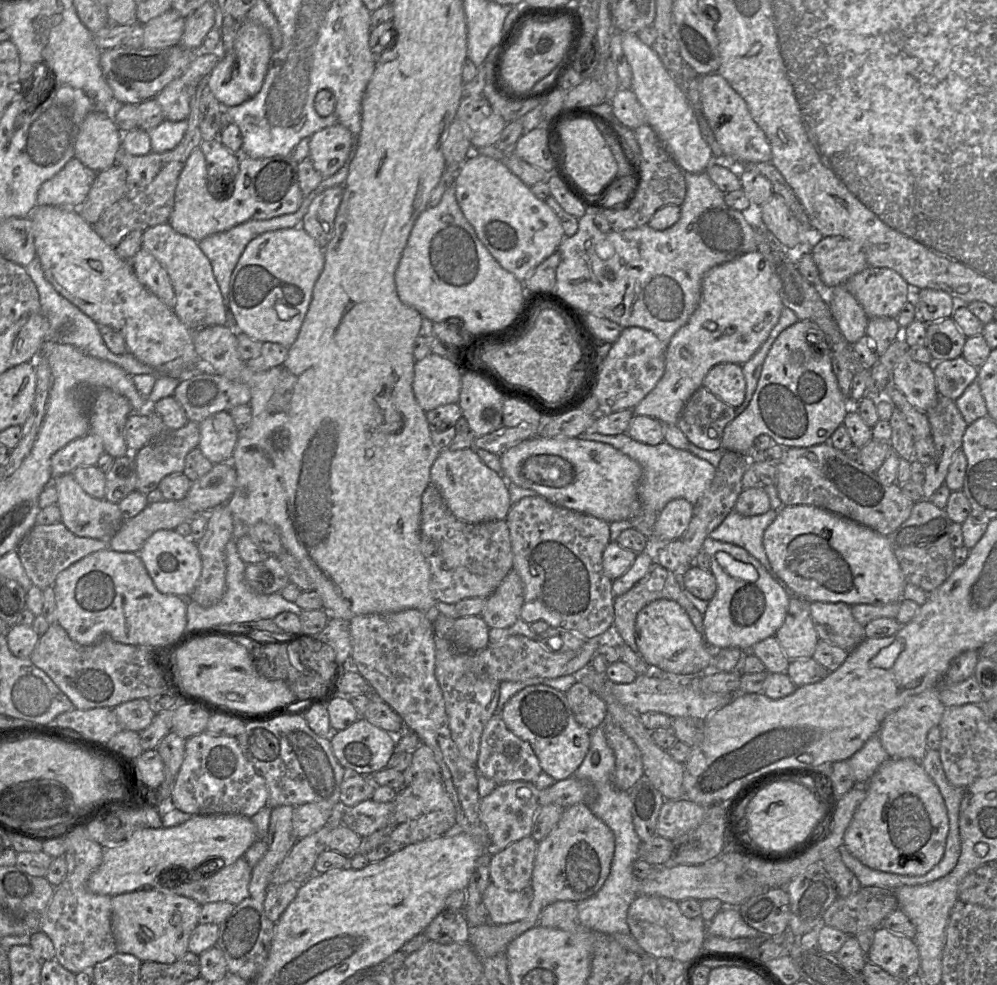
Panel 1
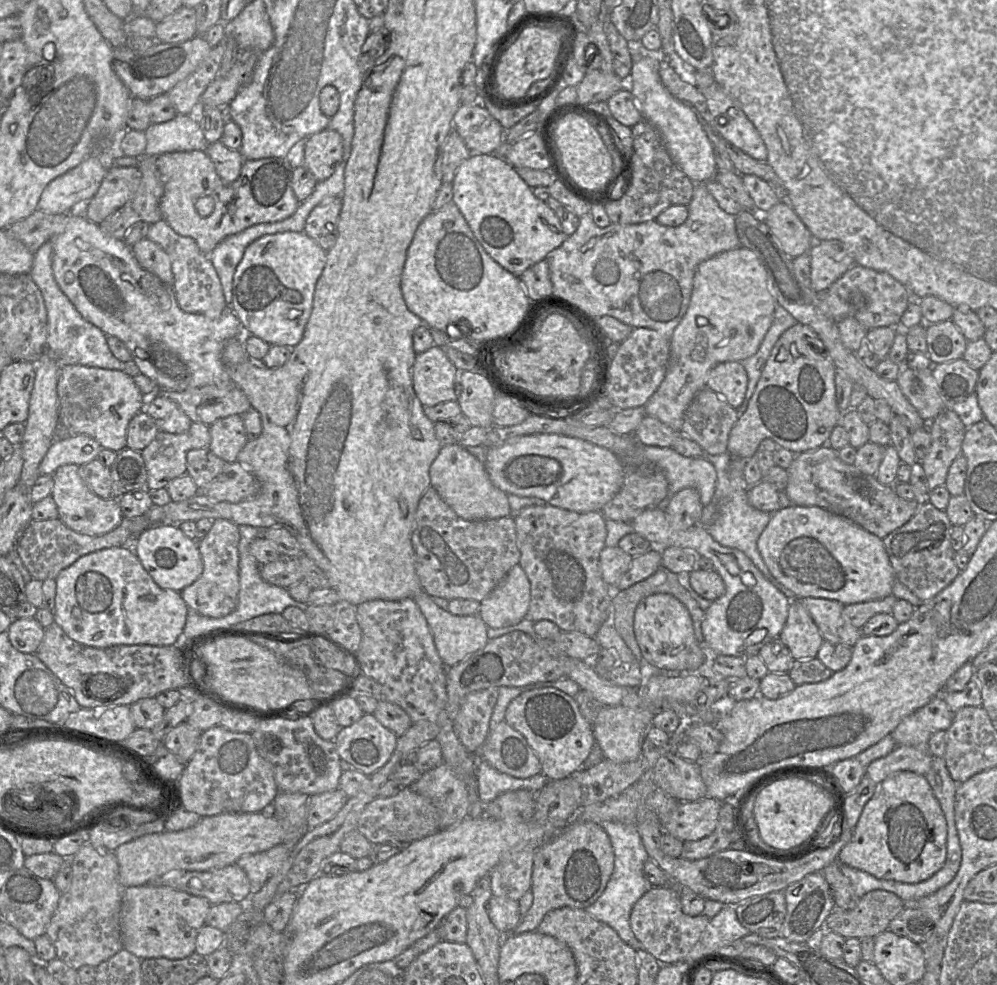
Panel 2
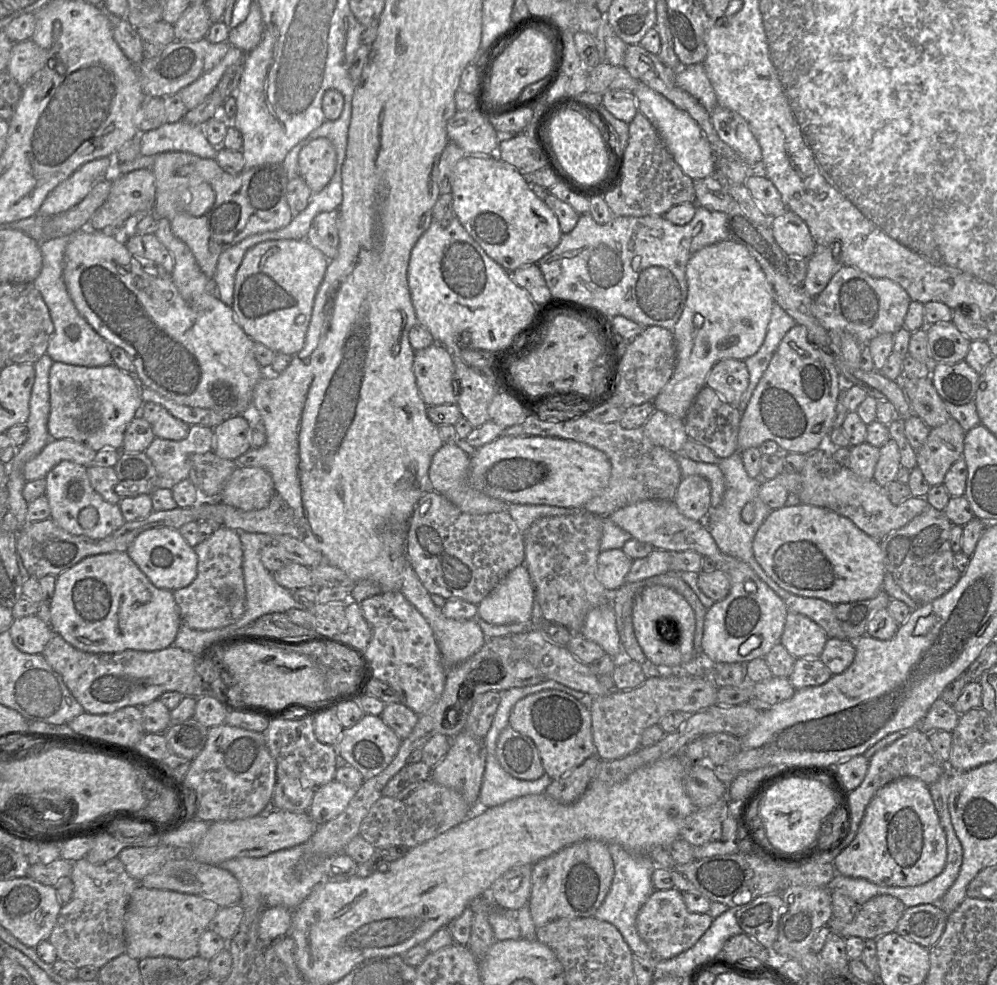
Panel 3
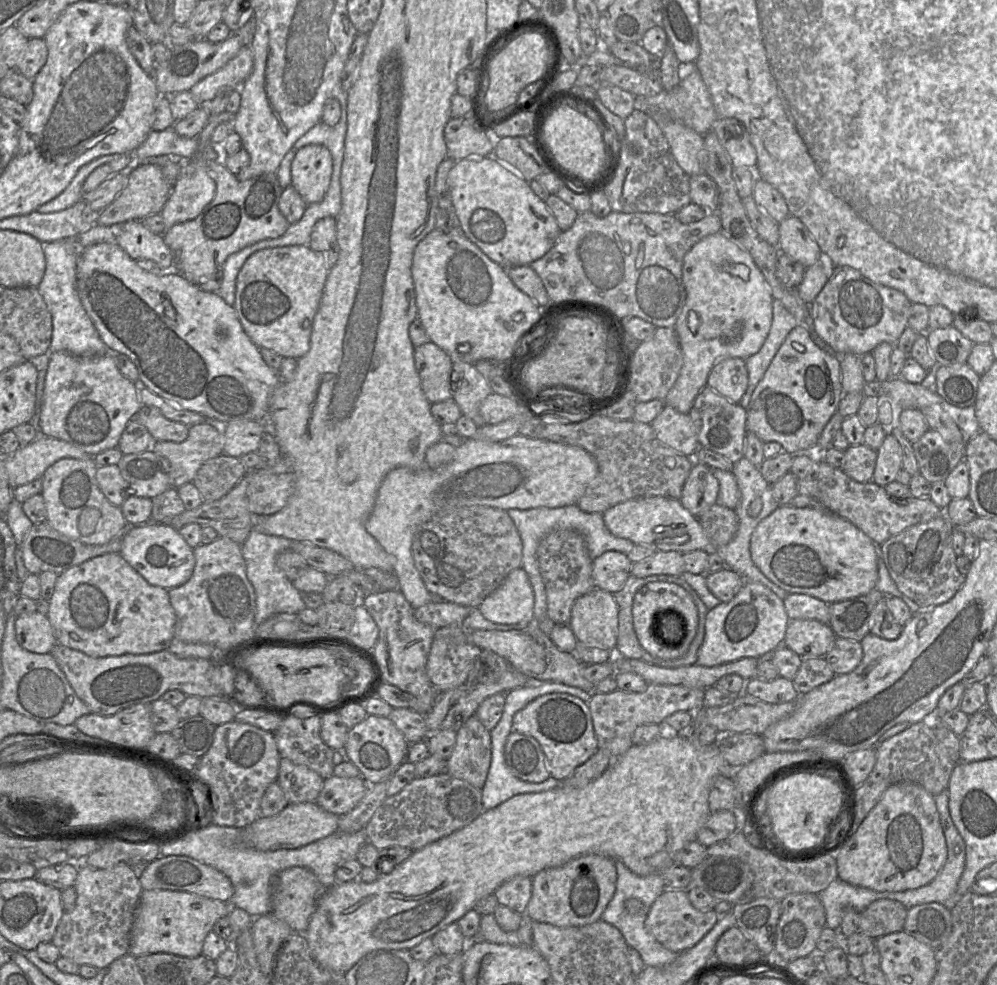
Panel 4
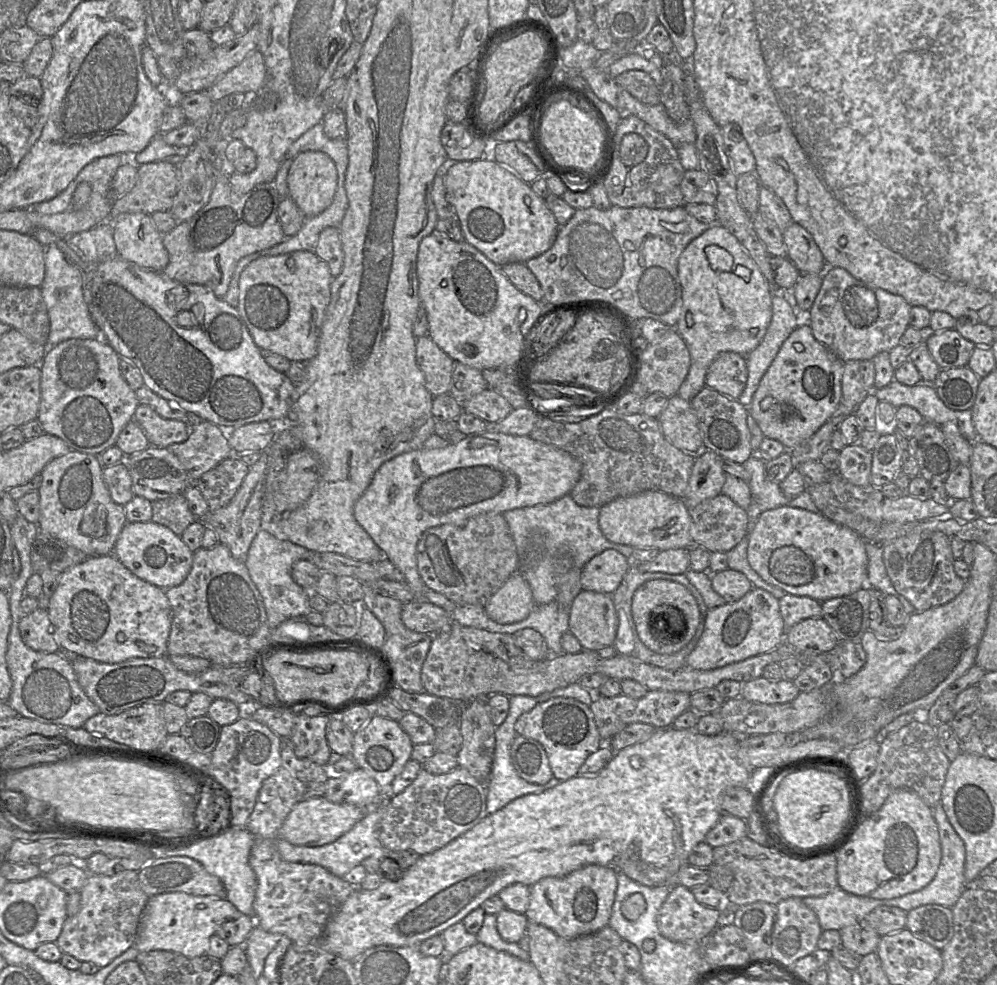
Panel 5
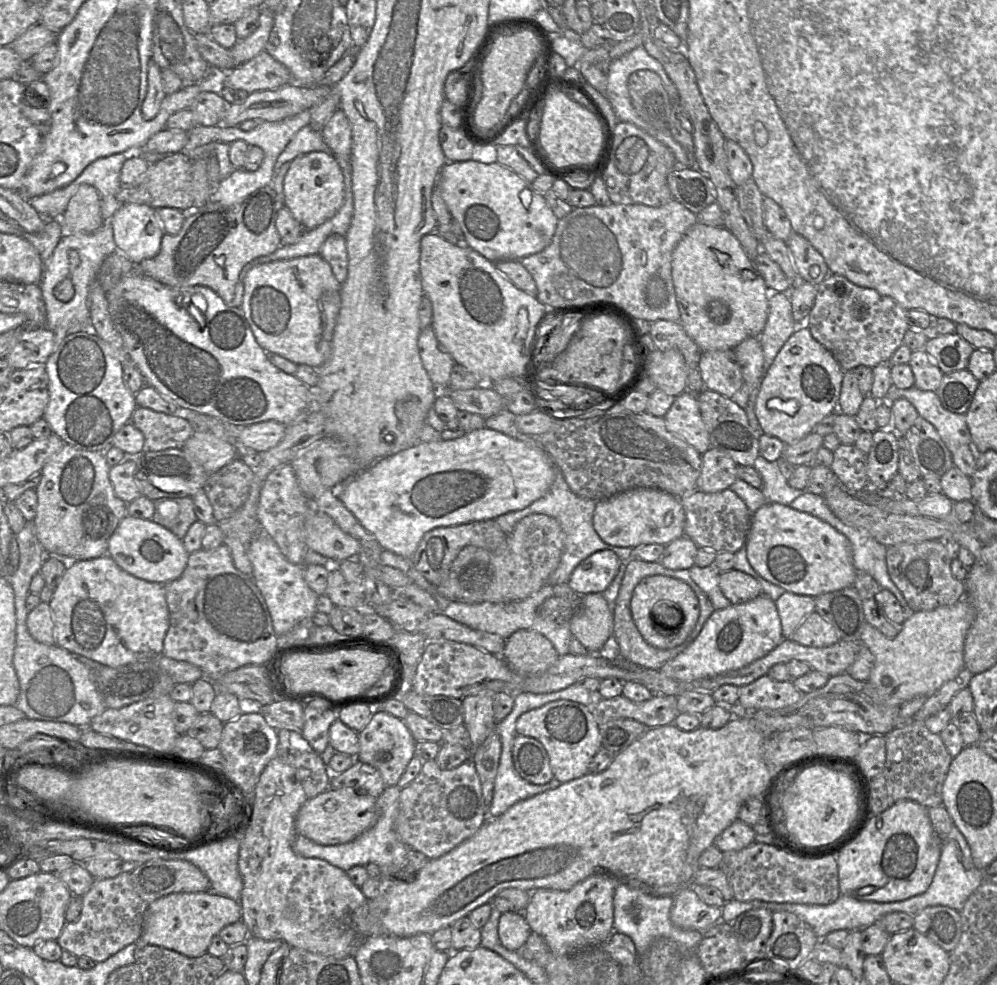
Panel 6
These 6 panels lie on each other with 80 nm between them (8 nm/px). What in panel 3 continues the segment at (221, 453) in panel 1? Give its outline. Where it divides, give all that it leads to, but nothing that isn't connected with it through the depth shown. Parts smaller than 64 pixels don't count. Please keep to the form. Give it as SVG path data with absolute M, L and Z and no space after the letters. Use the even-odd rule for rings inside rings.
M249 414L224 420L214 431L213 451L221 458L236 461L251 448Z

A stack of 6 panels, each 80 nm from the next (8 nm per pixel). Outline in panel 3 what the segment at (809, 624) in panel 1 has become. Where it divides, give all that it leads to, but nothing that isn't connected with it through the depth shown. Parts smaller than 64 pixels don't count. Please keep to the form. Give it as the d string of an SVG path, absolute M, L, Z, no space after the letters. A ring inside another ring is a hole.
M788 612L781 643L796 659L819 658L829 637L805 615Z

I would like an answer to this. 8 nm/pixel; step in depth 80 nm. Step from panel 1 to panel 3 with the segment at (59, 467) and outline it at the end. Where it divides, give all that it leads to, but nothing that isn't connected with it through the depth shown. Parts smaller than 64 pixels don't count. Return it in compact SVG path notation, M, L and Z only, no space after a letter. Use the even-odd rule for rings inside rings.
M50 439L41 452L24 465L24 479L28 482L45 478L62 461L88 466L94 463L96 453L82 443L68 439Z

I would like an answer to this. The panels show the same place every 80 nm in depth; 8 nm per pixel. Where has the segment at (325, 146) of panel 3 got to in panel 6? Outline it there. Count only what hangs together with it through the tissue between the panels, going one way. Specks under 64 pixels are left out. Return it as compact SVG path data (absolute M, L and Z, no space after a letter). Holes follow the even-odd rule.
M314 151L292 160L284 179L284 194L284 206L304 230L313 229L332 218L344 202L344 175L335 155Z

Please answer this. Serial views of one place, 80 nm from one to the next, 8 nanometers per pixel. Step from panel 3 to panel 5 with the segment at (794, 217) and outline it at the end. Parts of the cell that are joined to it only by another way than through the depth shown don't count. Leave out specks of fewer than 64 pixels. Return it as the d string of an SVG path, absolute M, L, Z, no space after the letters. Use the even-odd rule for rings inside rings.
M792 222L783 231L784 242L792 263L801 274L823 275L827 263L812 235L799 224Z

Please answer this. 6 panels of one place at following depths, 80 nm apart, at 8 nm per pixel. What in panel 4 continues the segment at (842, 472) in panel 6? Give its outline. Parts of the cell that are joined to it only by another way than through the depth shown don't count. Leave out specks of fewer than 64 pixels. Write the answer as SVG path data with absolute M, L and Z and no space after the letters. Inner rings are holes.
M864 444L850 445L844 451L844 473L853 480L867 483L873 480L877 461L877 450Z

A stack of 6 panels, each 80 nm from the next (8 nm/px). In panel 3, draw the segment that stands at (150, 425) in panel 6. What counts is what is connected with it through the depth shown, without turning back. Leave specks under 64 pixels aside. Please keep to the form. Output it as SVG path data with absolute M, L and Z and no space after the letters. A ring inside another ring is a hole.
M144 402L139 414L150 423L155 437L179 441L189 433L190 425L175 418L159 404Z

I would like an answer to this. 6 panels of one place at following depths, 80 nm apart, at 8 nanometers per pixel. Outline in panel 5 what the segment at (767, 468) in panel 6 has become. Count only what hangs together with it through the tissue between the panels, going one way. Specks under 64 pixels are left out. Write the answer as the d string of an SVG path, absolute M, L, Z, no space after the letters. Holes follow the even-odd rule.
M753 454L741 465L750 474L748 485L751 491L751 503L746 510L749 517L750 534L758 517L763 512L786 506L792 499L784 495L780 484L767 479L765 461L758 457L757 454Z

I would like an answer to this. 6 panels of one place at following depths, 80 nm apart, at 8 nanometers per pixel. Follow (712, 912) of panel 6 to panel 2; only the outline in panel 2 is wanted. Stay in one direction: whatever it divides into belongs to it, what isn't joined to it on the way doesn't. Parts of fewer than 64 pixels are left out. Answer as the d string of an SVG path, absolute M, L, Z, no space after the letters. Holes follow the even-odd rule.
M674 882L663 887L651 887L634 904L630 926L643 950L652 954L661 965L680 963L692 950L705 931L710 919L704 914L689 916L683 913L680 892Z

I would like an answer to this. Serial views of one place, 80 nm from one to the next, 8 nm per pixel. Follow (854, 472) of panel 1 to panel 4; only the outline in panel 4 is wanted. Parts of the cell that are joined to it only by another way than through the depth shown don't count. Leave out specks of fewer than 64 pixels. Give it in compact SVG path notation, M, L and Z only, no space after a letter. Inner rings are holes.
M824 460L817 462L817 471L813 477L819 484L820 503L823 508L850 521L878 546L905 529L942 516L945 512L930 498L909 497L896 503L888 496L884 487L873 481L857 482L847 476L842 469L835 468Z

